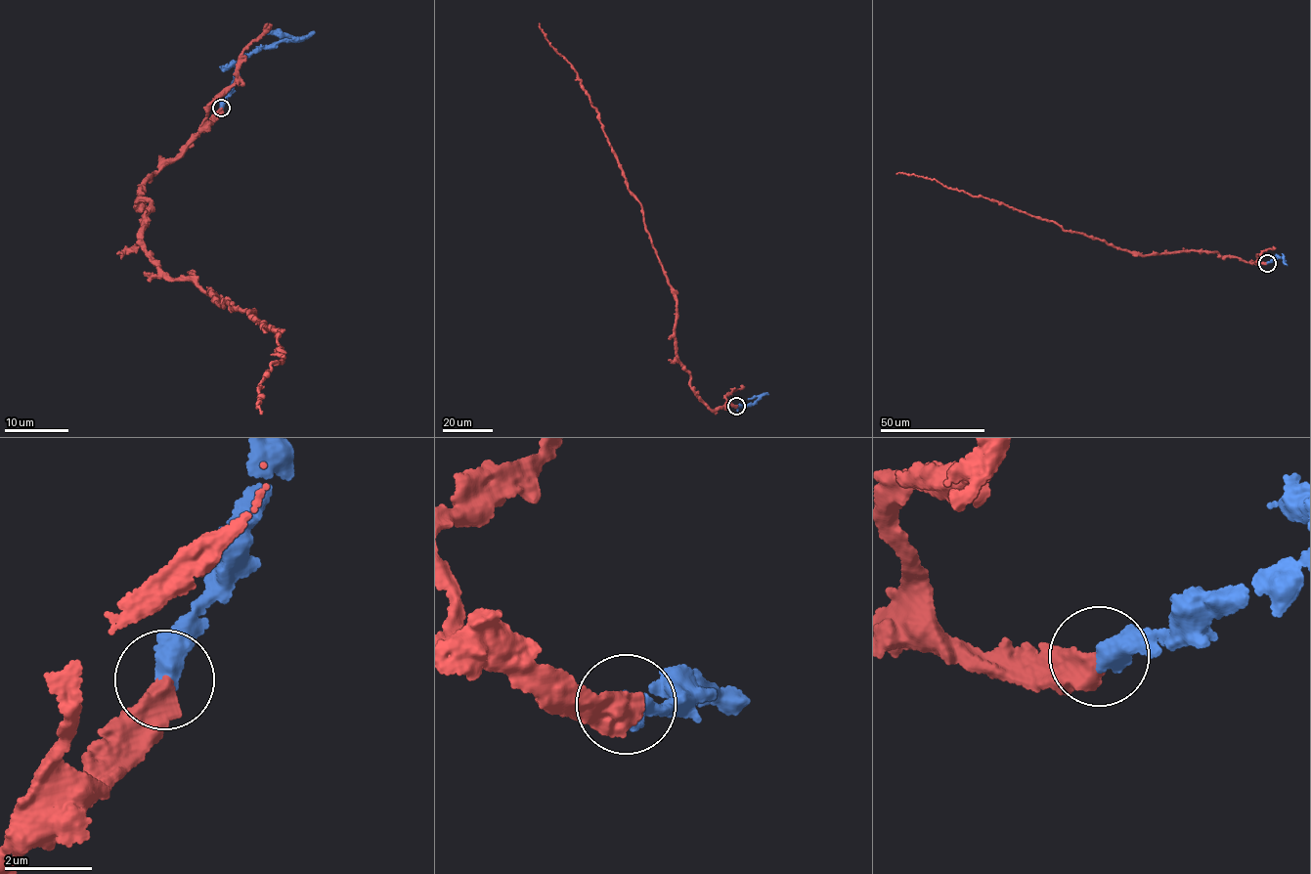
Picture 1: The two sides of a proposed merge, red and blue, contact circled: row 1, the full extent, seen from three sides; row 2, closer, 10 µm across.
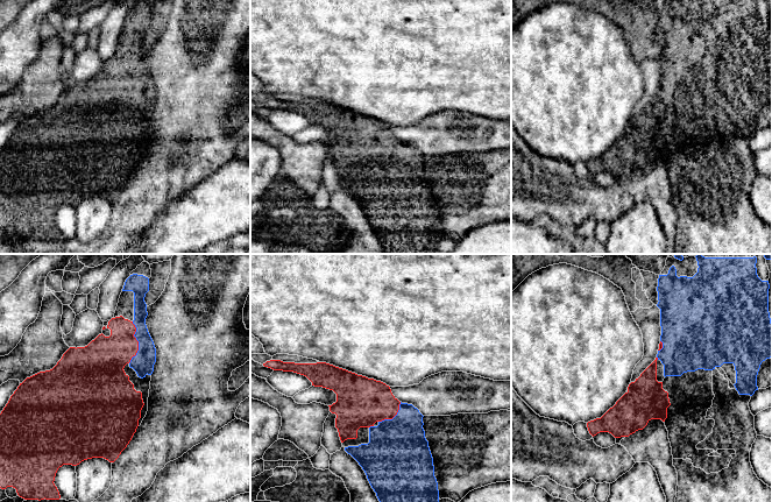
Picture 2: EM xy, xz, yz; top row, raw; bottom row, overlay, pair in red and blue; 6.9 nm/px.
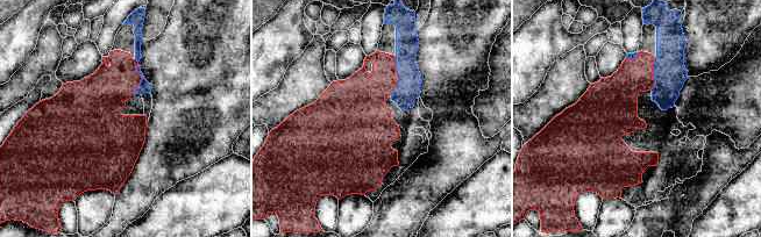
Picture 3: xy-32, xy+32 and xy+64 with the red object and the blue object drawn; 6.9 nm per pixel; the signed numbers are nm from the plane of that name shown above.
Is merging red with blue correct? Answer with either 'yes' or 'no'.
yes

